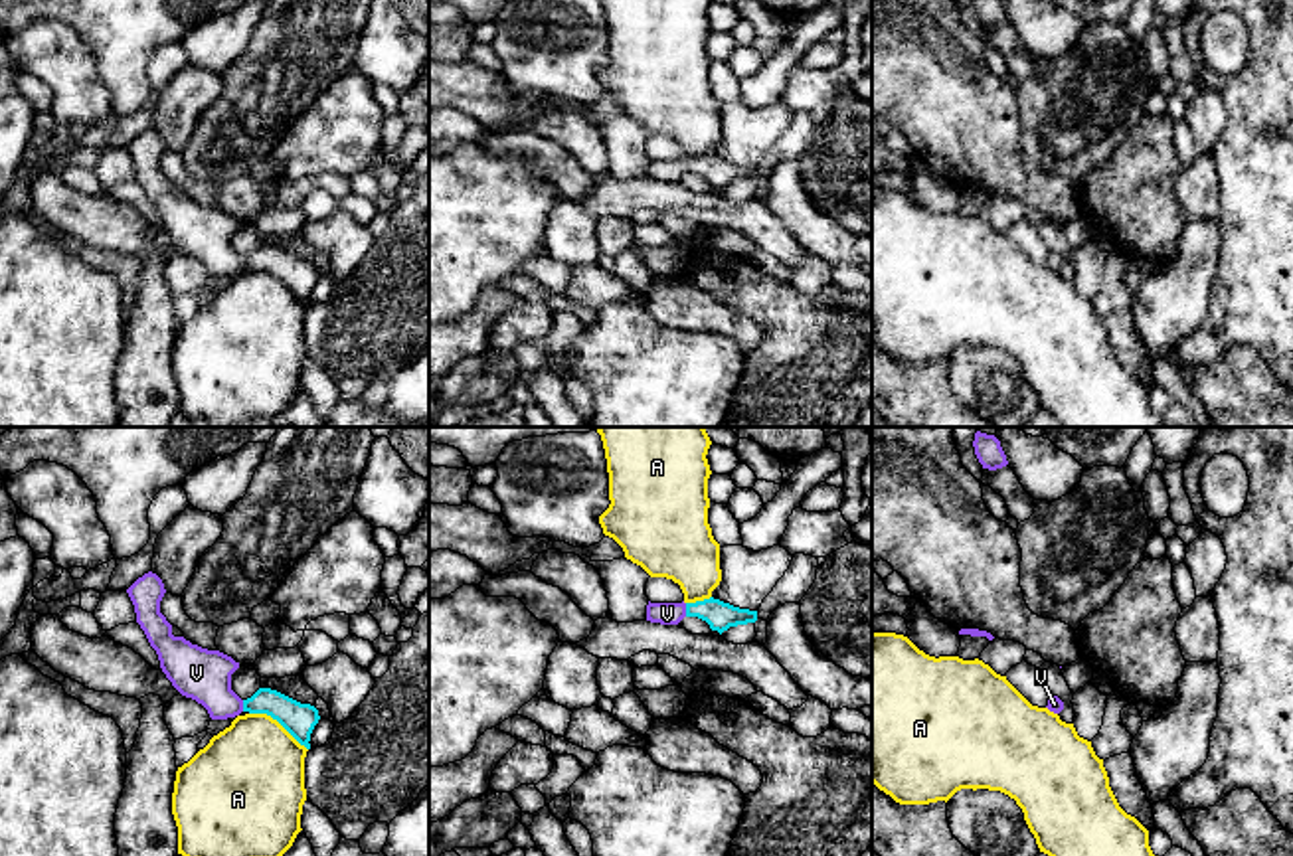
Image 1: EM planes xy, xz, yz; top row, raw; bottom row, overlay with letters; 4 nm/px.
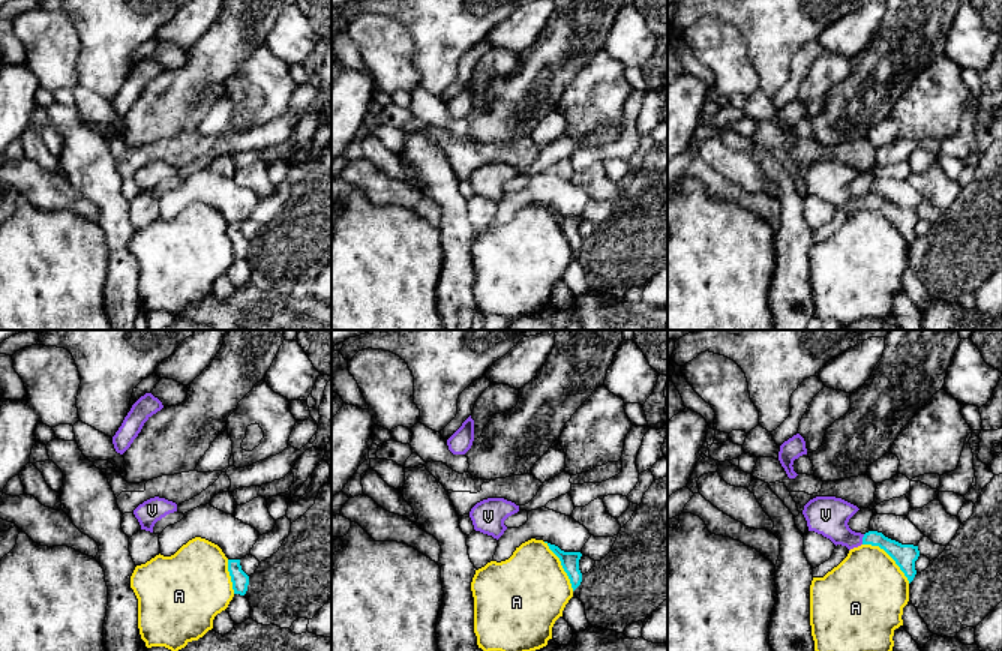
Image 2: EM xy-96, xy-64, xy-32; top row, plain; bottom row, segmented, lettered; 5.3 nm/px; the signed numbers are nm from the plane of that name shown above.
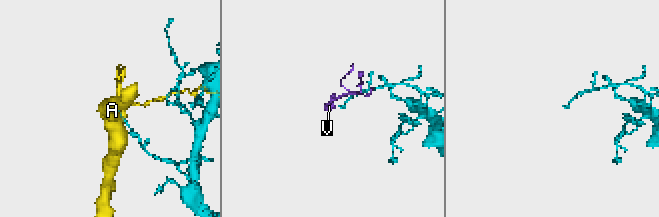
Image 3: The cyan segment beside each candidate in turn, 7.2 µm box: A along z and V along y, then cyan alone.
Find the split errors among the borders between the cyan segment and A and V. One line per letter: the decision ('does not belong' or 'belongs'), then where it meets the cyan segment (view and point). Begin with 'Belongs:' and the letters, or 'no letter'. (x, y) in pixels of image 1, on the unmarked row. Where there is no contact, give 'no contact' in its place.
Belongs: V
A: does not belong; meets cyan in xy at (279, 279)
V: belongs; meets cyan in xz at (687, 167)

